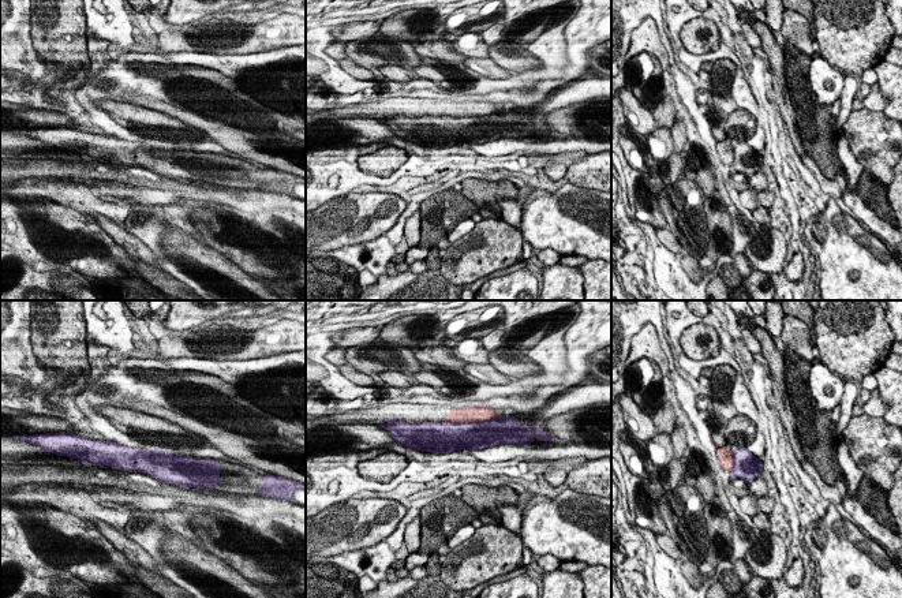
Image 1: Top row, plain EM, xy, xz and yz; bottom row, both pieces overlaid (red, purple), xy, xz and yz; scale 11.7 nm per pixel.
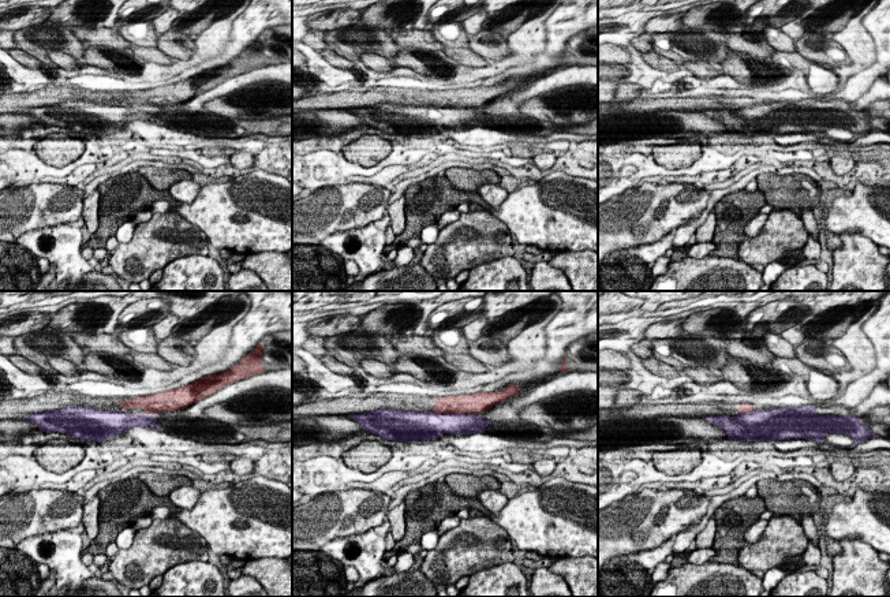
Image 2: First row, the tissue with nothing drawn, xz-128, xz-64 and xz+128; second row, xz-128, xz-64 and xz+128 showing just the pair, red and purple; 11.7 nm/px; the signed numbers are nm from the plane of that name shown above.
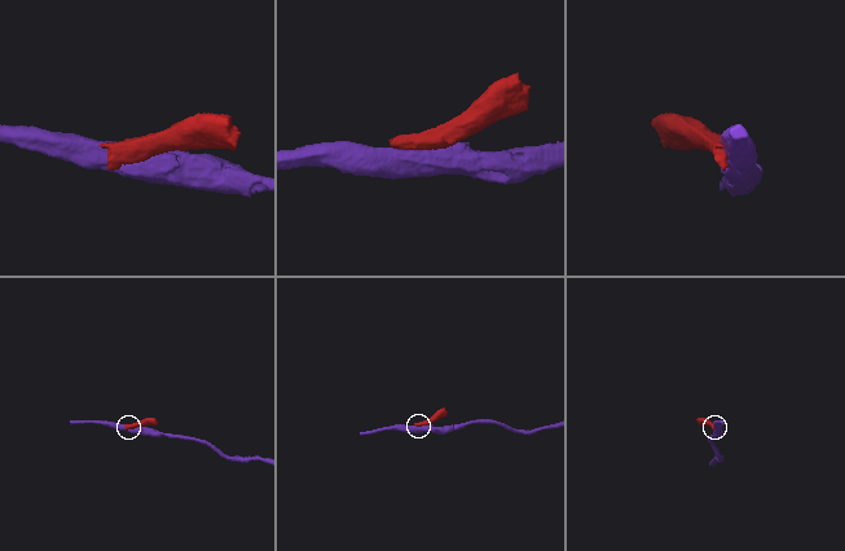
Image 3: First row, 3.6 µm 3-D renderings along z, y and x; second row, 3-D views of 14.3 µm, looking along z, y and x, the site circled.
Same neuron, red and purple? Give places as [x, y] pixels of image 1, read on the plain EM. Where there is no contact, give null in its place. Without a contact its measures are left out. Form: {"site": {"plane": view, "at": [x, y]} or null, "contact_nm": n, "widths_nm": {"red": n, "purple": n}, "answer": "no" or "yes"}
{"site": {"plane": "xz", "at": [474, 115]}, "contact_nm": 650, "widths_nm": {"red": 190, "purple": 320}, "answer": "no"}

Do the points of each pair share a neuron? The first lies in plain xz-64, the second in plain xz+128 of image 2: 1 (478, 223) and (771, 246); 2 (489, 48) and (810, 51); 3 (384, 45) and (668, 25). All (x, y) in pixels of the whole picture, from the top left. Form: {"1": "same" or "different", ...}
{"1": "same", "2": "same", "3": "different"}

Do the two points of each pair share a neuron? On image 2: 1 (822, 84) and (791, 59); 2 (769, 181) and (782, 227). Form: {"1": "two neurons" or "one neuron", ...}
{"1": "one neuron", "2": "two neurons"}

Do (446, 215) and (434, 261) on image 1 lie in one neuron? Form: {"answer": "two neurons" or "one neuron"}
{"answer": "one neuron"}

